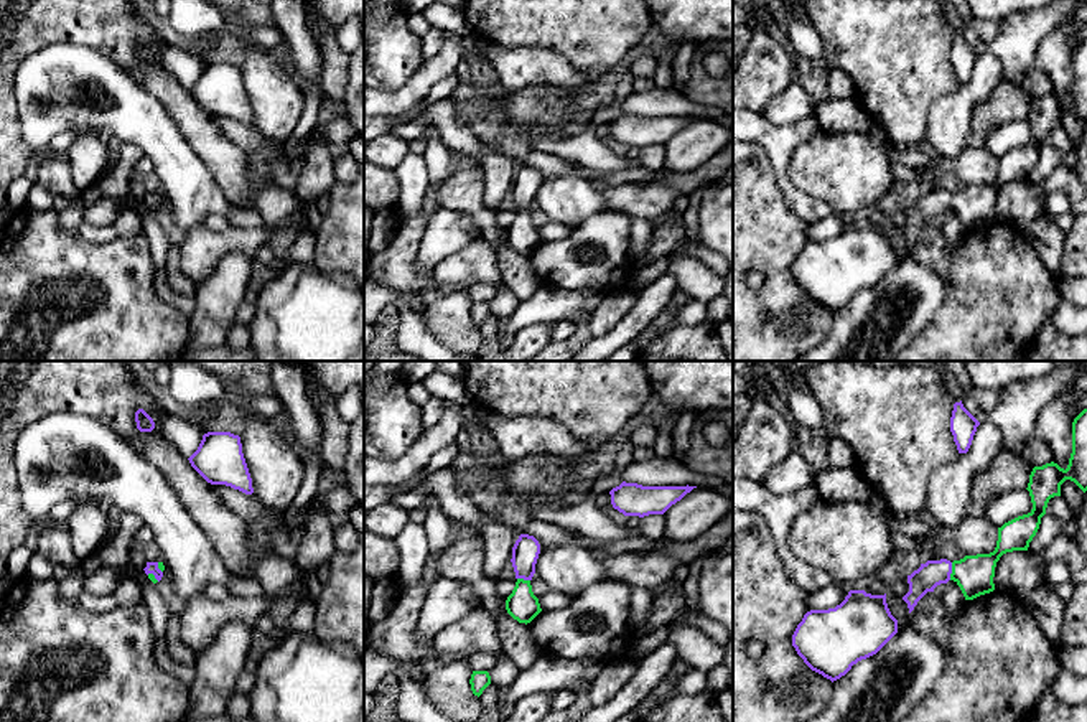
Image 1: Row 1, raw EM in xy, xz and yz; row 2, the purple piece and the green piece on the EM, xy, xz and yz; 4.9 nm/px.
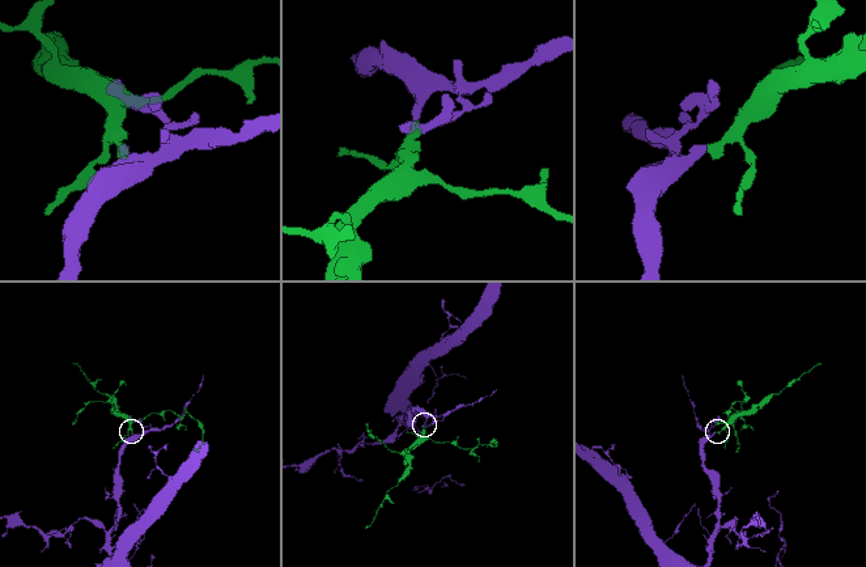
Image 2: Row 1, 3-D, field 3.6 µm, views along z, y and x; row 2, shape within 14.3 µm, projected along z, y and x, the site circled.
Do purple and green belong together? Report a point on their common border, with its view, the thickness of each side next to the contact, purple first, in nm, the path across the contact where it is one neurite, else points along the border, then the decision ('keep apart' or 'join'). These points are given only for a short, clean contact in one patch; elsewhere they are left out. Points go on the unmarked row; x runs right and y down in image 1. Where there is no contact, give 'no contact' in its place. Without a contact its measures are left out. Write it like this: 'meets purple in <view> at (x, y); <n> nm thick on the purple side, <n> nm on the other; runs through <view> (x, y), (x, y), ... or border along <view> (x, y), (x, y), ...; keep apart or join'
meets purple in yz at (951, 201); 130 nm thick on the purple side, 190 nm on the other; runs through yz (931, 205), (951, 201), (974, 205); join

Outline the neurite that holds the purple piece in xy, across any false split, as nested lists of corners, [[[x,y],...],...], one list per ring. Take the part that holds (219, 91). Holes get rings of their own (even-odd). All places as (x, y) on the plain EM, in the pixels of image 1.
[[[208,63],[188,91],[208,114],[226,115],[245,125],[254,124],[239,66]]]

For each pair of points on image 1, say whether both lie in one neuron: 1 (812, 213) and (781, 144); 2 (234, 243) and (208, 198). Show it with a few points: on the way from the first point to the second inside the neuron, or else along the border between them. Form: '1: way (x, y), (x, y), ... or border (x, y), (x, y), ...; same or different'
1: way (796, 196), (783, 180), (781, 160); same
2: border (205, 223), (198, 223), (185, 233); different

